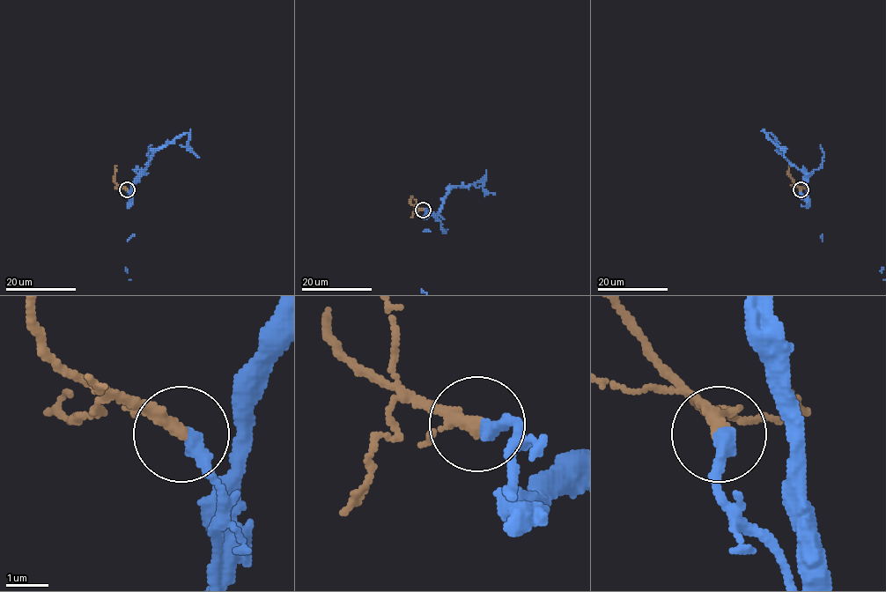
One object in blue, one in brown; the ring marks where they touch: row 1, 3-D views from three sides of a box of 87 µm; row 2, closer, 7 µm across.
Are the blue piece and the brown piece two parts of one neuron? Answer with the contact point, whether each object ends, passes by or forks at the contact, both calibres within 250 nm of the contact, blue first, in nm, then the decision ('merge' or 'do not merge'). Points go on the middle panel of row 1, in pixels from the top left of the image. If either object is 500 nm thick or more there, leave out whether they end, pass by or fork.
place (423, 210); blue ends; brown passes by; calibres 380 and 260 nm; merge

